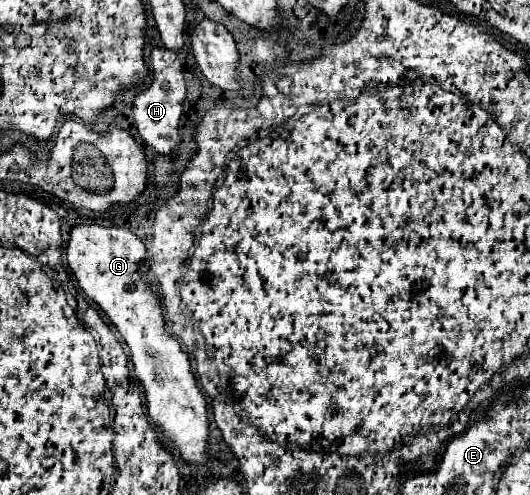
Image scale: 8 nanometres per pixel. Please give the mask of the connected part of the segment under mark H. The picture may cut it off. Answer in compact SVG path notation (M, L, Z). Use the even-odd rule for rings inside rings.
M153 49L151 53L153 69L155 69L155 81L139 89L135 101L133 101L133 119L135 127L141 135L141 139L151 145L159 155L171 155L177 145L181 143L179 135L179 123L183 115L183 101L185 101L185 79L181 73L181 63L177 59L175 51L167 49Z

